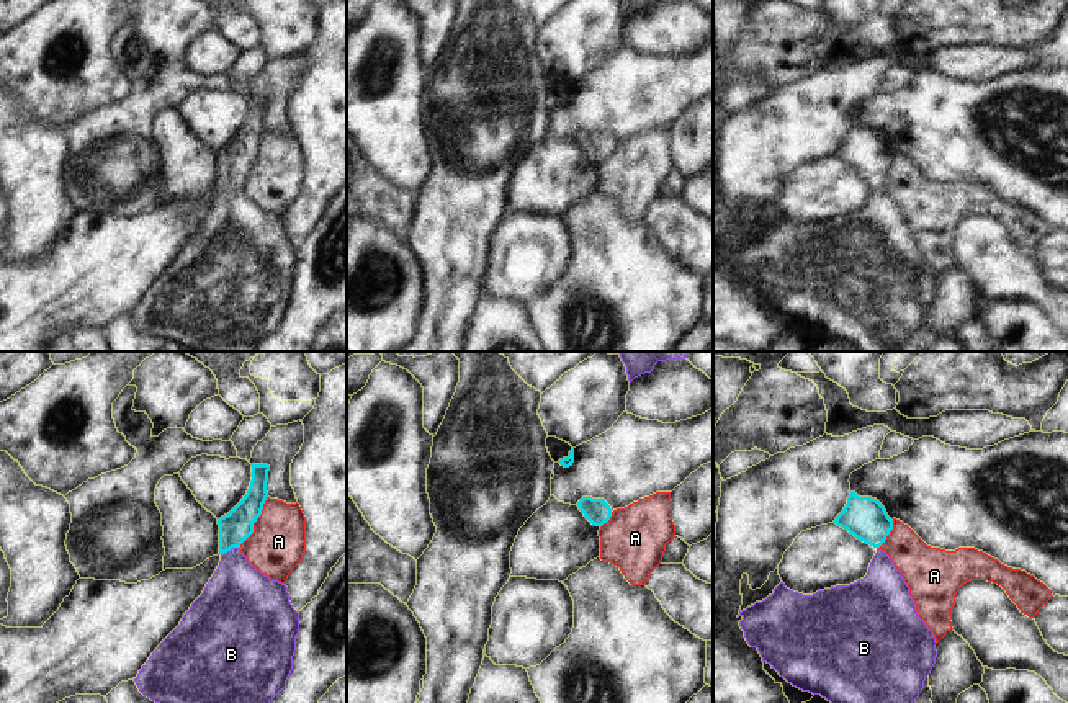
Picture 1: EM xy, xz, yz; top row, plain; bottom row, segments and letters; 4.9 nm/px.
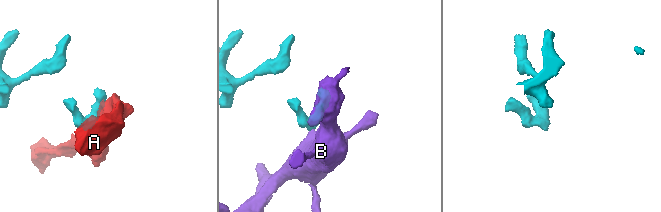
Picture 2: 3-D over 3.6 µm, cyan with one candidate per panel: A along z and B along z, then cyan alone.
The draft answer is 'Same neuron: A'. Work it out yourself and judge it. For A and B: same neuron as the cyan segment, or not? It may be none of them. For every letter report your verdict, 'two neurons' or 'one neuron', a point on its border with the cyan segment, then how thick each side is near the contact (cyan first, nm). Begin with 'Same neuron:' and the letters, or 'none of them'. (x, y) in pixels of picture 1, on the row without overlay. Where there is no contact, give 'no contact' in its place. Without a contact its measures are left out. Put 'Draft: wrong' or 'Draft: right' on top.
Draft: wrong
Same neuron: B
A: two neurons; meets cyan in xy at (255, 154); 160 nm thick on the cyan side, 280 nm on the other
B: one neuron; meets cyan in xy at (229, 183); 160 nm thick on the cyan side, 340 nm on the other

